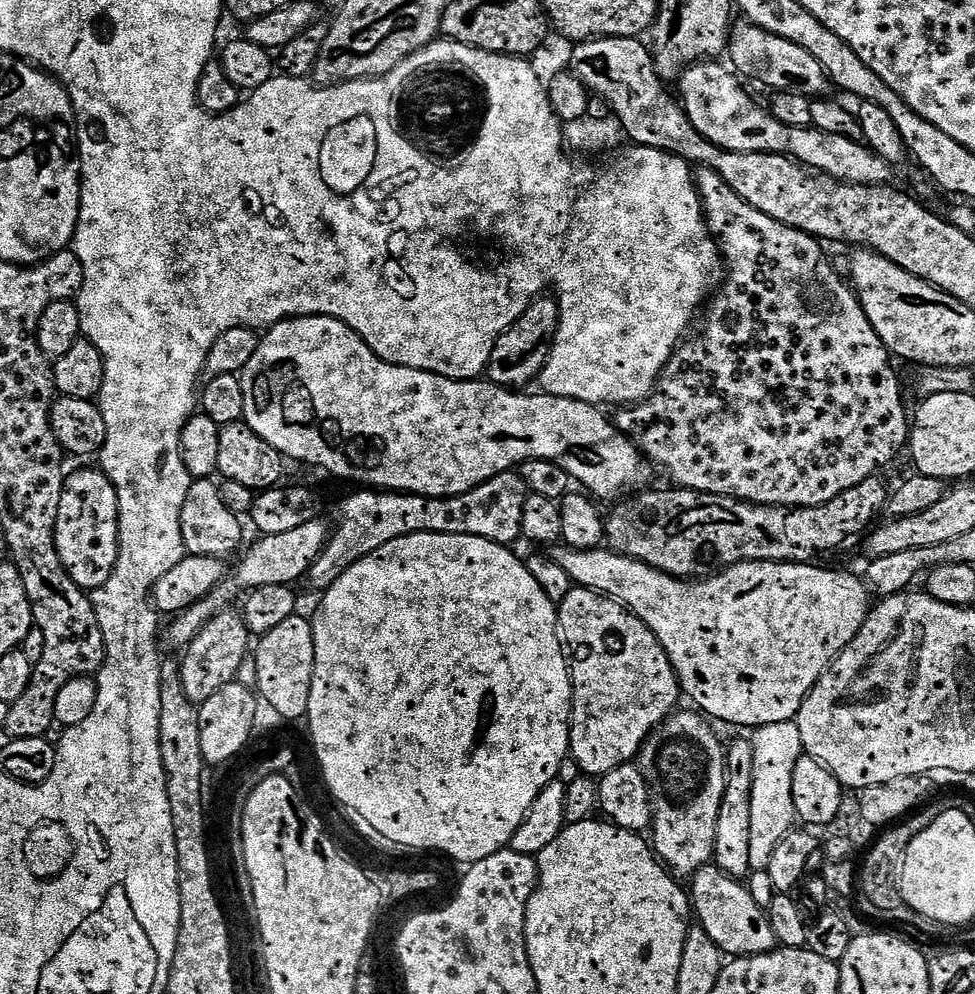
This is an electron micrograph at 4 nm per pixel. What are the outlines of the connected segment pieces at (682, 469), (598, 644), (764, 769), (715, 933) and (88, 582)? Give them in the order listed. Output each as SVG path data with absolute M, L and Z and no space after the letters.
M700 166L695 169L694 179L696 181L696 190L700 193L700 202L704 209L704 223L708 226L708 232L712 235L713 240L722 249L722 260L728 263L728 293L721 300L716 300L708 308L708 317L704 320L704 329L697 336L689 335L687 338L681 339L677 344L675 351L665 362L664 368L661 369L659 376L656 378L656 385L651 393L644 396L642 402L637 403L635 407L624 406L619 409L620 412L614 416L614 423L625 436L631 438L636 447L640 449L645 457L648 456L669 476L673 481L673 485L687 488L694 492L713 492L719 496L735 496L737 500L747 500L754 504L778 504L781 506L795 506L797 508L814 508L818 504L830 502L830 498L834 498L839 492L845 492L851 488L859 488L865 483L864 479L875 470L879 464L884 464L896 452L896 447L905 443L906 437L910 432L910 416L904 413L904 400L900 397L900 380L896 377L896 372L892 369L893 361L890 359L890 353L884 347L884 343L878 338L878 334L874 330L874 326L870 322L870 318L866 318L864 308L860 304L860 298L850 287L849 281L844 280L836 273L836 268L830 261L824 257L824 252L820 249L821 241L810 233L804 232L800 228L794 226L786 226L782 222L778 222L774 218L770 218L770 214L762 214L762 210L758 210L754 206L750 206L750 202L746 202L742 197L729 186L721 176L719 176L711 166Z
M572 586L558 604L558 631L566 649L572 674L572 711L568 726L571 759L593 778L599 778L617 764L633 759L640 745L656 725L667 720L682 700L682 689L664 647L654 634L619 600L602 596L590 588Z
M795 720L762 724L751 733L753 774L749 794L749 869L767 869L770 855L780 841L793 831L795 824L792 823L797 823L794 798L790 794L790 778L796 757L802 752L800 740L802 733Z
M712 862L703 864L692 872L690 879L690 904L694 909L694 916L700 919L697 921L720 947L721 953L732 958L756 956L762 952L773 951L777 947L768 913L751 897L747 883L741 882L735 875L728 875Z
M80 468L63 477L54 531L60 561L72 581L85 590L99 589L115 568L118 554L118 498L103 470Z

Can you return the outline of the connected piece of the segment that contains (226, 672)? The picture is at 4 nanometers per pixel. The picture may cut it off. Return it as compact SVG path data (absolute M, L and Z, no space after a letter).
M220 610L207 620L200 632L189 642L186 651L183 653L184 661L180 664L178 675L180 685L184 688L184 693L193 705L203 704L206 698L213 694L228 681L240 668L240 663L244 660L244 654L249 653L250 631L246 625L243 615L239 611L224 612Z

